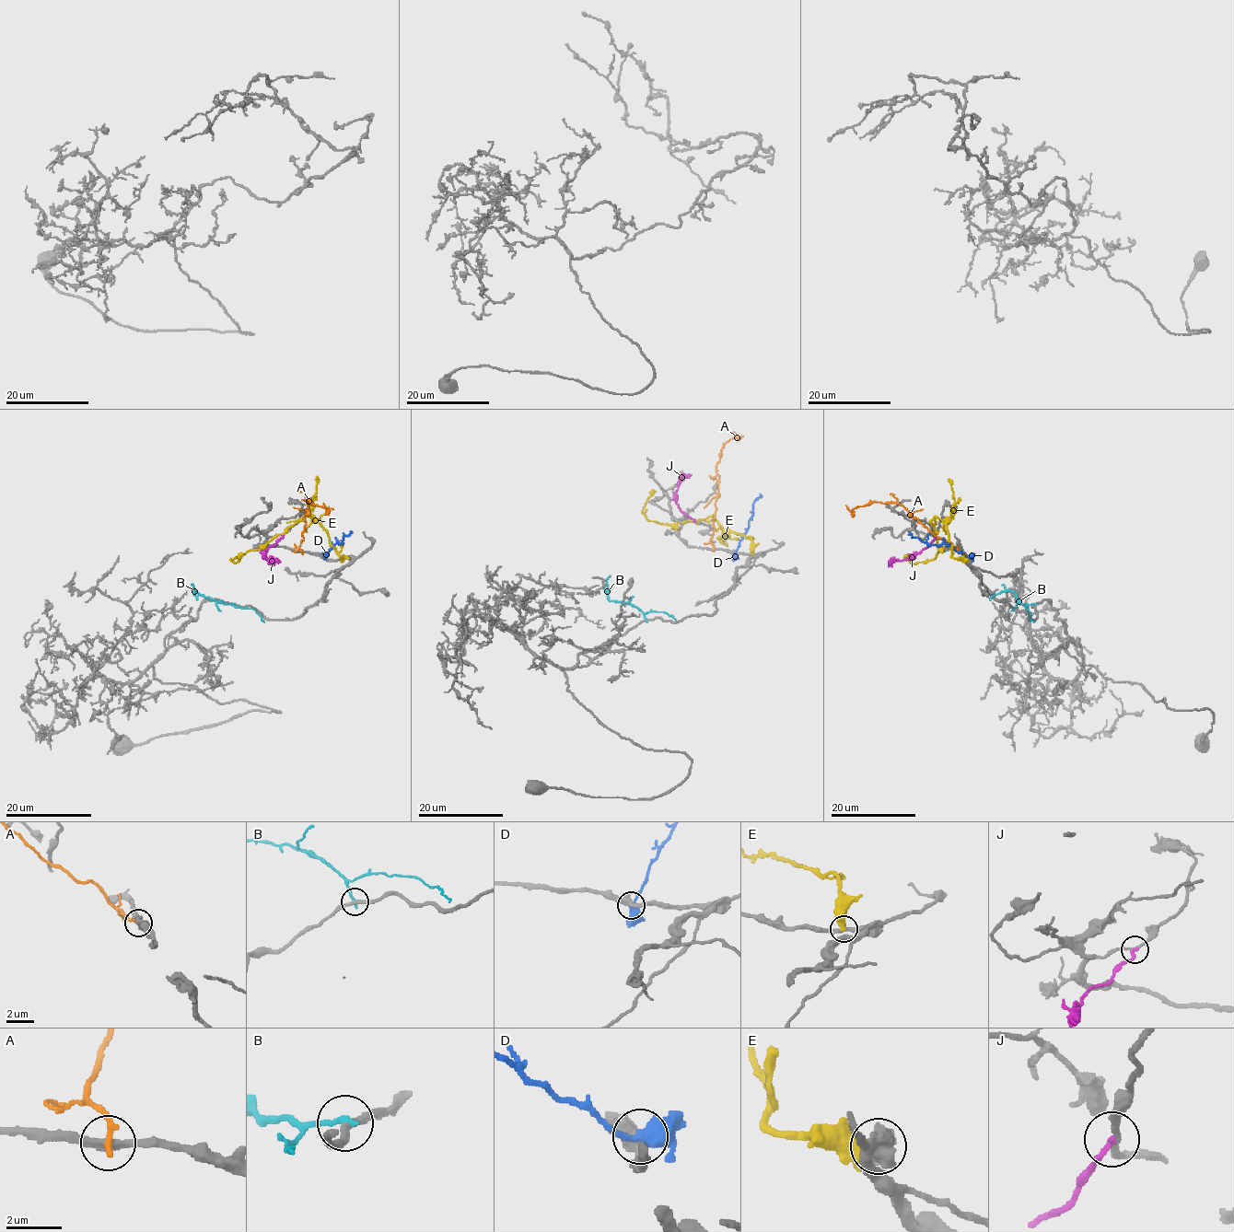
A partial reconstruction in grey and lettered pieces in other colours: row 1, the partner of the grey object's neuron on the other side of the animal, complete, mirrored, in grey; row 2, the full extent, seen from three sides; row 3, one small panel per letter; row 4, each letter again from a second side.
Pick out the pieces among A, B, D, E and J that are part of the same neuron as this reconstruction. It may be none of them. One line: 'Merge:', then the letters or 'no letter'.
Merge: no letter

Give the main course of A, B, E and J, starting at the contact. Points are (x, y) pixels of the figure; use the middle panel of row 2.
A: (714, 550), (710, 539), (715, 529), (712, 519), (718, 487), (716, 463), (723, 446), (731, 438), (743, 435)
B: (646, 620), (636, 608), (608, 598), (607, 579), (610, 575)
E: (752, 553), (749, 537), (725, 530), (708, 517), (670, 524), (650, 521), (643, 507), (654, 490)
J: (694, 521), (681, 510), (675, 500), (679, 482), (691, 474)

